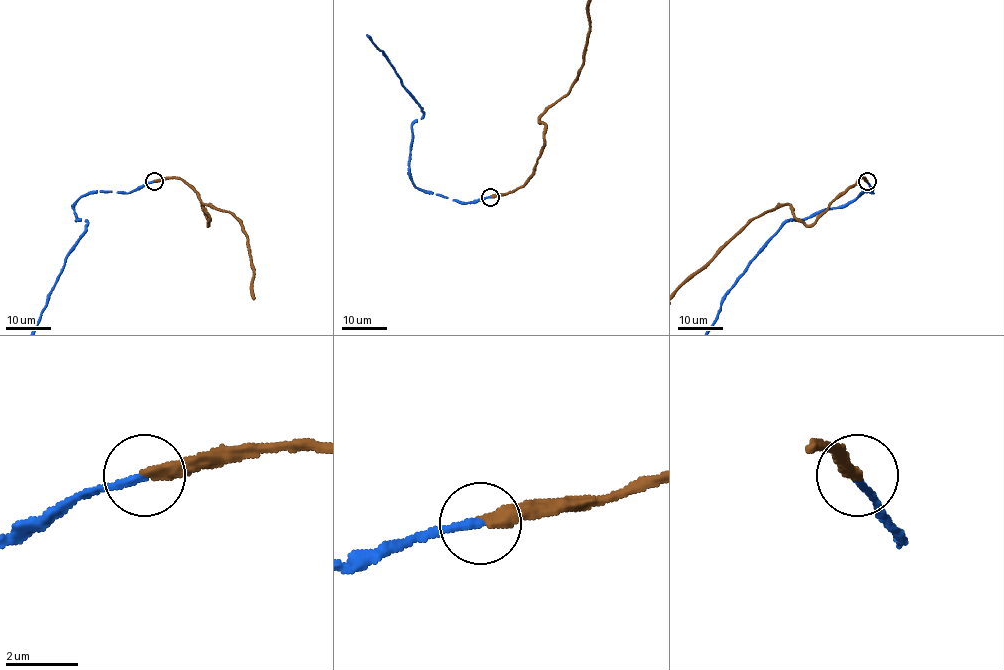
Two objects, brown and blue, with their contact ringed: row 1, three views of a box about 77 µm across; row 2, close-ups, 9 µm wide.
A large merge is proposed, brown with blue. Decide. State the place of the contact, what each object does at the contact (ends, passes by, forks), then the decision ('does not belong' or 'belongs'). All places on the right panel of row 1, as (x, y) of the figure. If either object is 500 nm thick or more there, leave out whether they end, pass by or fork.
at (867, 181); brown ends there; blue ends there; belongs

